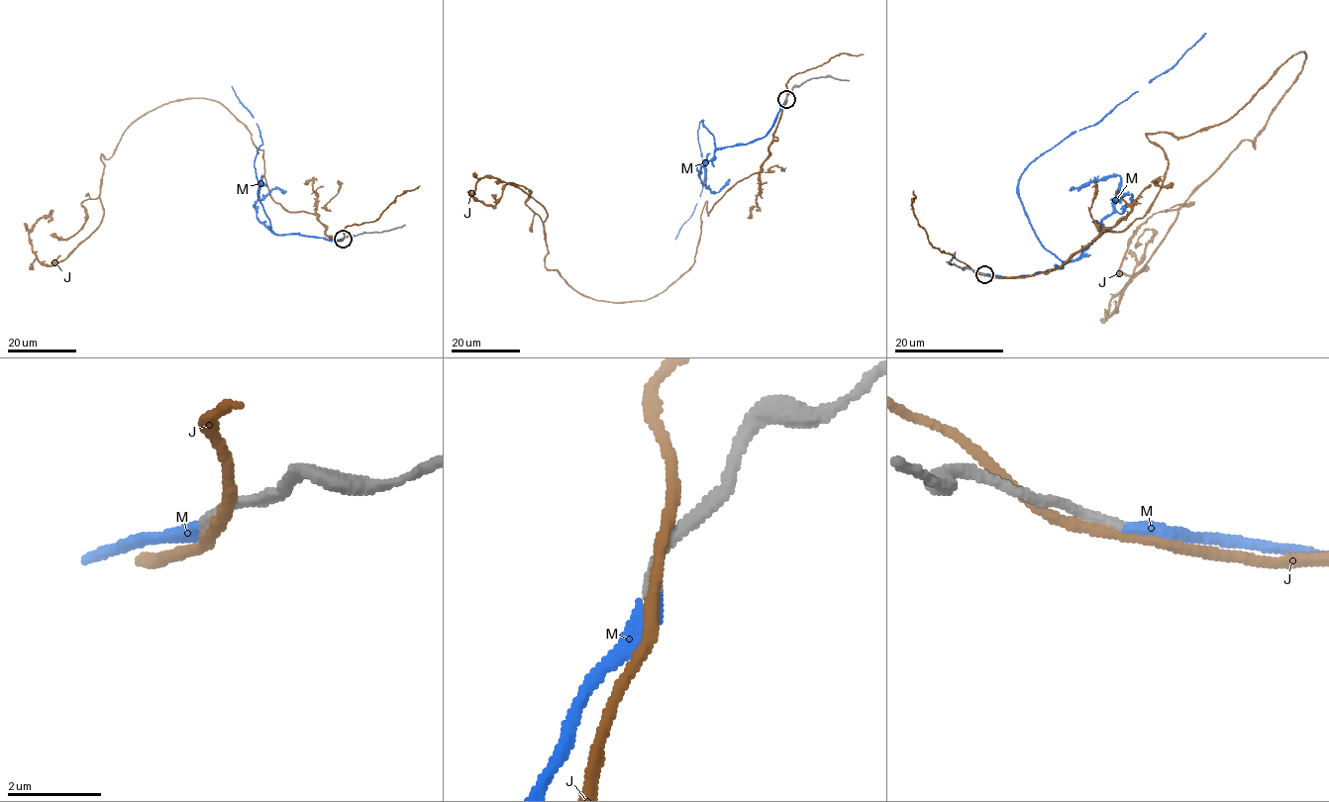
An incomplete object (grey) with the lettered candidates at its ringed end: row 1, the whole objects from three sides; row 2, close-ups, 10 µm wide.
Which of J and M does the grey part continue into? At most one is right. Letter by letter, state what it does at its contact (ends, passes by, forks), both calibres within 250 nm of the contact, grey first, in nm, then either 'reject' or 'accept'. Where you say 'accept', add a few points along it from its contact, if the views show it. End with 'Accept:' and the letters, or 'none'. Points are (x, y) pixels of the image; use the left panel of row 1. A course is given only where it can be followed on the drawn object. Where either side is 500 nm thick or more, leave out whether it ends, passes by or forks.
J: it passes by; 300 nm thick on the grey side, 240 nm on the other; reject
M: it ends there; 240 nm thick on the grey side, 400 nm on the other; accept; it runs (343, 239), (276, 234), (271, 230), (258, 197), (255, 167), (262, 144), (260, 132), (232, 86)
Accept: M

